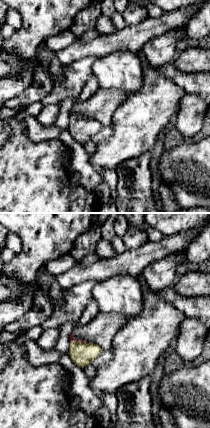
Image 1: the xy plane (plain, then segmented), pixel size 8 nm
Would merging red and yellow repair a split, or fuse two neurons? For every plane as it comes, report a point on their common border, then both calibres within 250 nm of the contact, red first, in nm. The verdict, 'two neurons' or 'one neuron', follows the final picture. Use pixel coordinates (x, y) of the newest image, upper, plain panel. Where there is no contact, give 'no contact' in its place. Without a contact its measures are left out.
(80, 116) | 50/190 nm

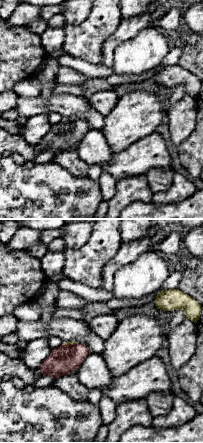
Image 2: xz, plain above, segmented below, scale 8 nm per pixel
(70, 121) | 220/30 nm

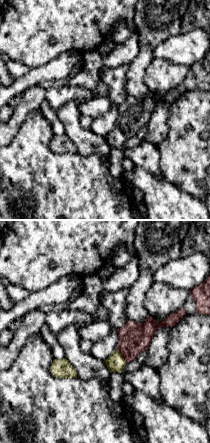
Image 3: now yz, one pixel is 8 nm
(122, 130) | 240/140 nm

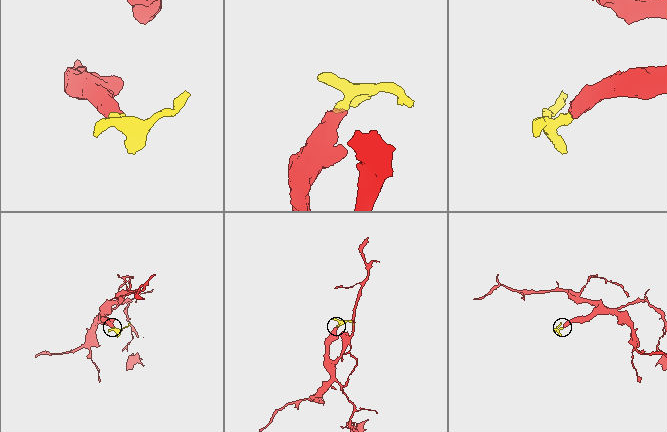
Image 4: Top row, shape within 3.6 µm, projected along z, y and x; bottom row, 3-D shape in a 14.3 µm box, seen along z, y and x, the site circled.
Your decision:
one neuron

